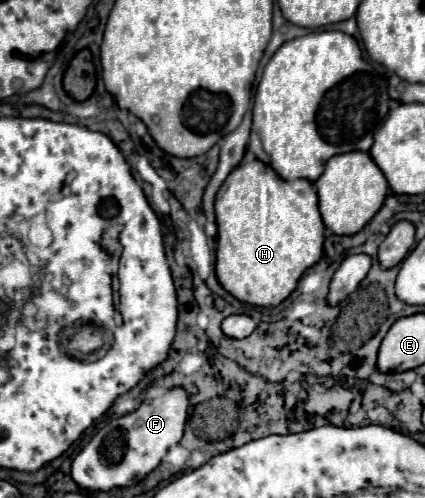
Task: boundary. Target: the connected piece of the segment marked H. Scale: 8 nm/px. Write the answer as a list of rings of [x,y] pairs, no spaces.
[[[261,160],[243,162],[233,168],[215,198],[217,218],[217,278],[237,300],[253,306],[277,306],[297,286],[301,274],[323,256],[323,220],[317,208],[317,192],[305,178],[283,180]]]

